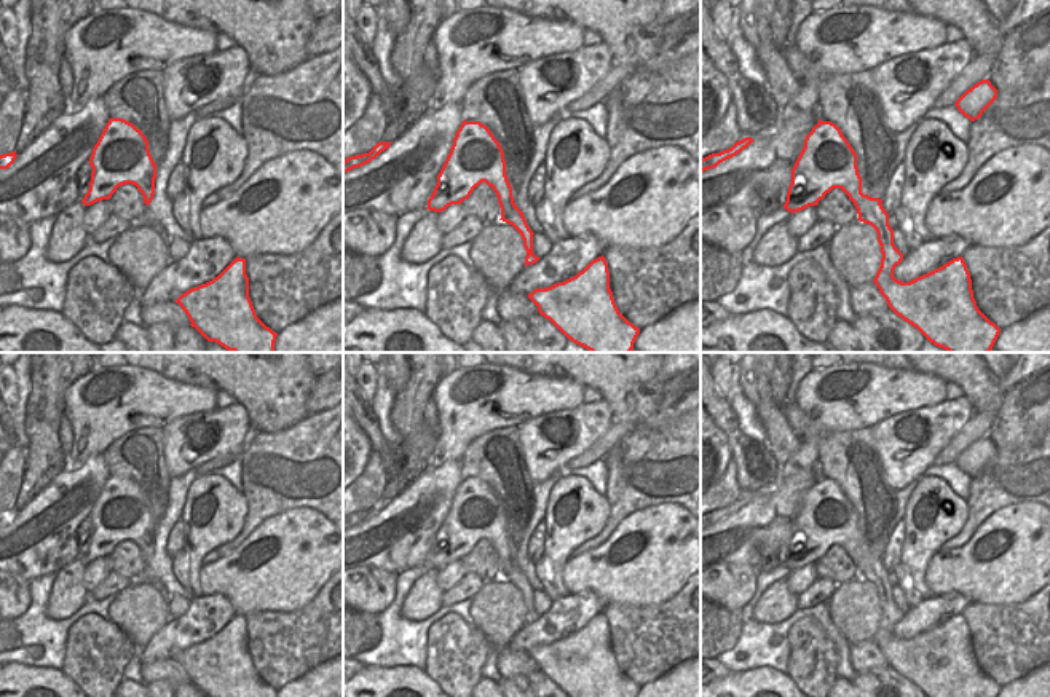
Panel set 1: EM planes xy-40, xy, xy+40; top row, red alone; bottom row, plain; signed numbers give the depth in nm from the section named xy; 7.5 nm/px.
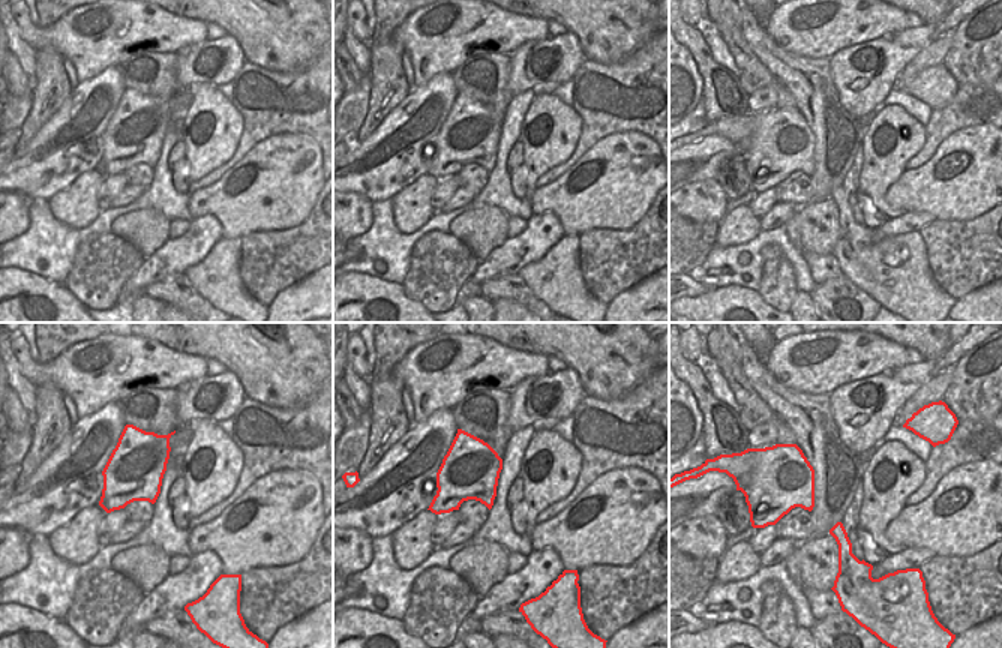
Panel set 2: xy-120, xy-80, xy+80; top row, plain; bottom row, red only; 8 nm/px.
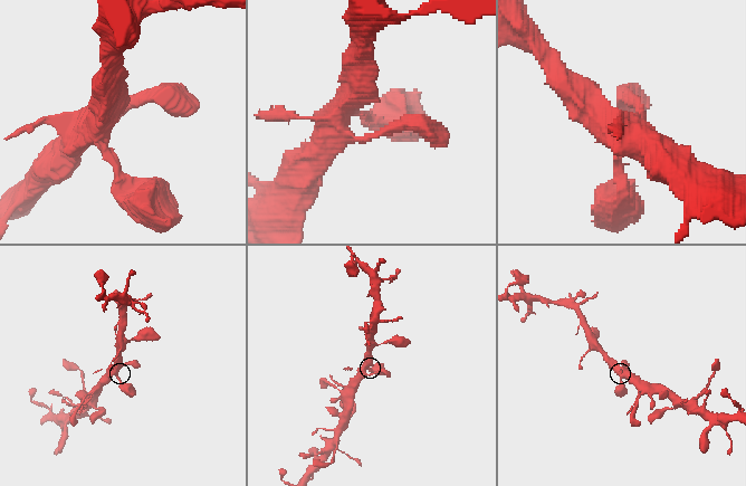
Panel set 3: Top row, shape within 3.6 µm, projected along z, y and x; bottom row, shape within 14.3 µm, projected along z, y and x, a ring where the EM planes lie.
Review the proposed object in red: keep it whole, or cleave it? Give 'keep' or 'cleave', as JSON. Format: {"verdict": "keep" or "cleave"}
{"verdict": "keep"}

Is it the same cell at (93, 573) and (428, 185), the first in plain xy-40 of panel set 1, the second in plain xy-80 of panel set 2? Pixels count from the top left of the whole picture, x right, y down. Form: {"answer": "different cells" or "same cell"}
{"answer": "different cells"}

